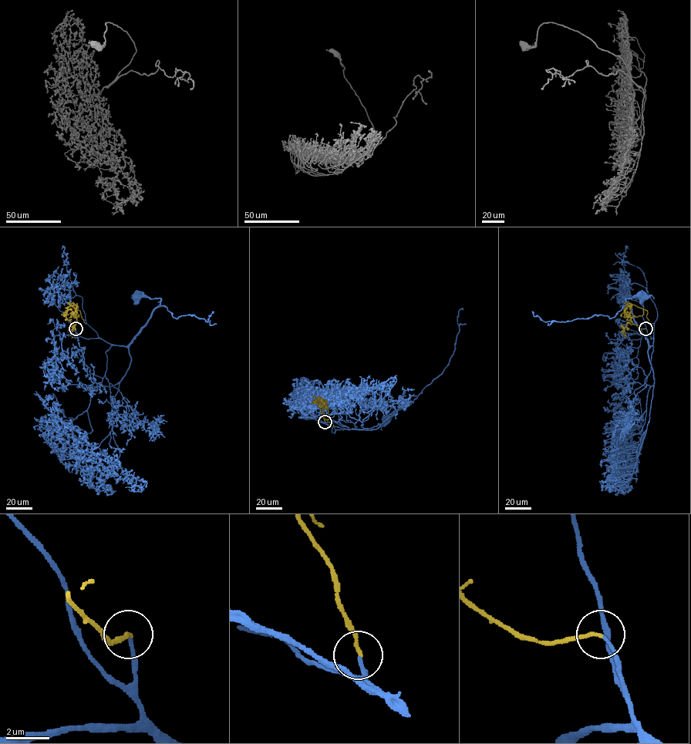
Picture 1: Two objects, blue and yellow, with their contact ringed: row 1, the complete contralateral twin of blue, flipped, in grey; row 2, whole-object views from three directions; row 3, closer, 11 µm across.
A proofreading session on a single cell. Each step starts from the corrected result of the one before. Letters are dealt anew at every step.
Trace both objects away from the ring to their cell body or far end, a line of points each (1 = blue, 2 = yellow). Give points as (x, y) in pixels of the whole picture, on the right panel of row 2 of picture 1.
1: (645, 328), (651, 338), (653, 338), (652, 345), (626, 304), (626, 298), (642, 297)
2: (645, 328), (633, 324), (624, 311), (629, 304), (642, 308), (642, 315), (631, 318), (627, 312), (625, 318)

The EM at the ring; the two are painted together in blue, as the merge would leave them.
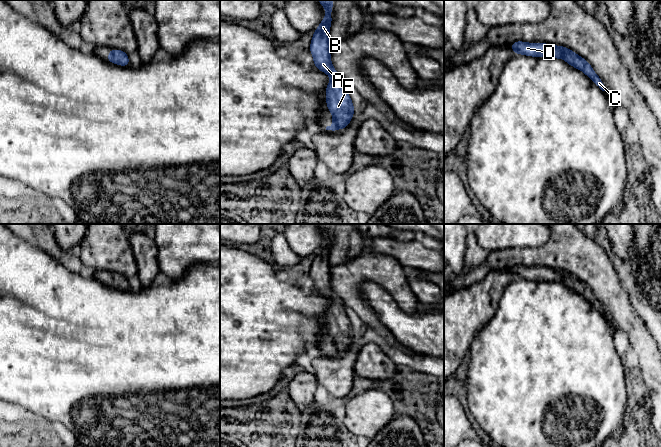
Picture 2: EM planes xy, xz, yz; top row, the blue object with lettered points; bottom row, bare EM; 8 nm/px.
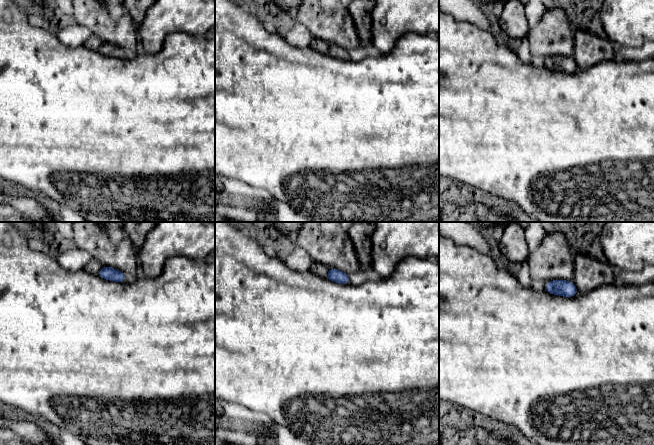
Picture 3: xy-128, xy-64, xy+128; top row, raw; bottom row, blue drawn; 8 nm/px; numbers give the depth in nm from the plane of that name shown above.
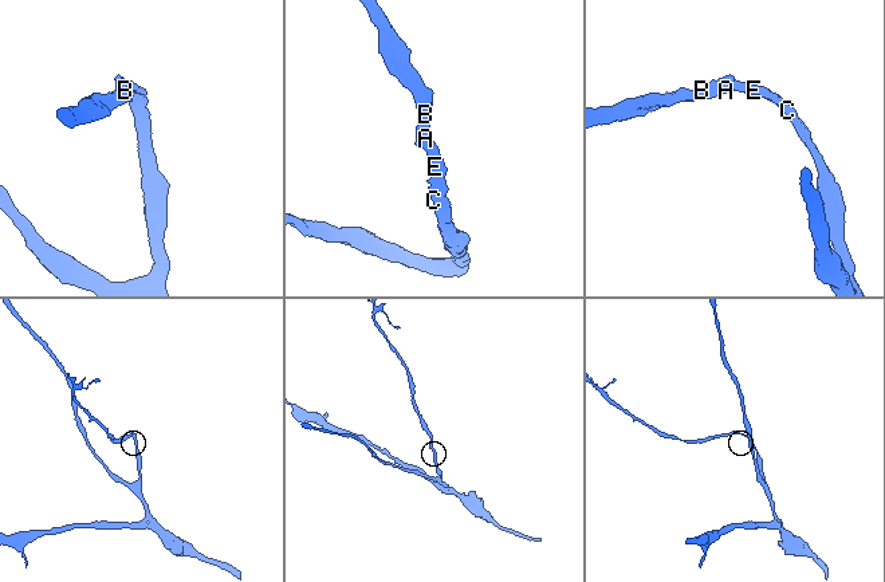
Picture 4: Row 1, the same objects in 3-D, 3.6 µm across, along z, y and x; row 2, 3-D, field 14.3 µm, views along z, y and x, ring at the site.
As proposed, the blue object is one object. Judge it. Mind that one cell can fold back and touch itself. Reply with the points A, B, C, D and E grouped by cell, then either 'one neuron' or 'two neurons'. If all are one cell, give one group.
A B C D E | one neuron

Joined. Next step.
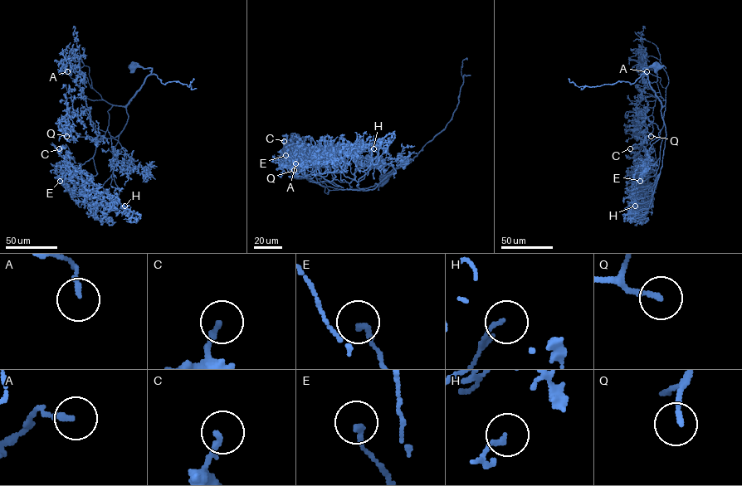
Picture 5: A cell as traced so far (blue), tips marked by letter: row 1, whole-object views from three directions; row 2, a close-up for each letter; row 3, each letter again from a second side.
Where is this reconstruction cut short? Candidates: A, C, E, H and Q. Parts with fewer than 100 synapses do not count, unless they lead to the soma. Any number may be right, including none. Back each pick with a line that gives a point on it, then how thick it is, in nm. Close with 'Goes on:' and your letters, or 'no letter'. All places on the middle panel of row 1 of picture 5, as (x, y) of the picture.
Q: place (294, 170); calibre 190 nm
Goes on: Q

